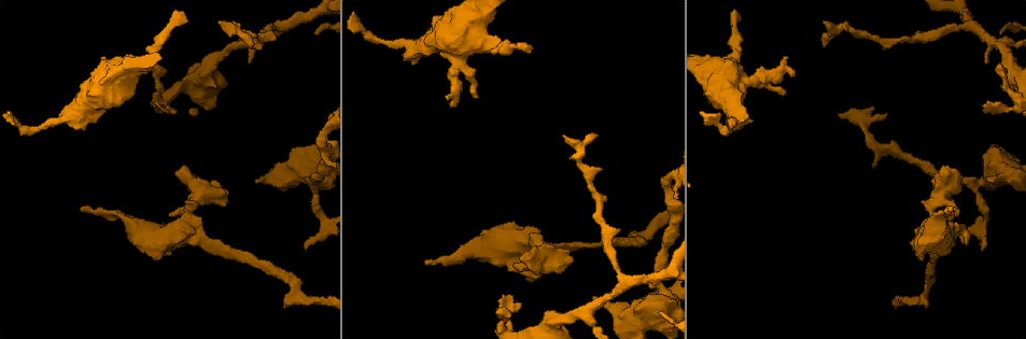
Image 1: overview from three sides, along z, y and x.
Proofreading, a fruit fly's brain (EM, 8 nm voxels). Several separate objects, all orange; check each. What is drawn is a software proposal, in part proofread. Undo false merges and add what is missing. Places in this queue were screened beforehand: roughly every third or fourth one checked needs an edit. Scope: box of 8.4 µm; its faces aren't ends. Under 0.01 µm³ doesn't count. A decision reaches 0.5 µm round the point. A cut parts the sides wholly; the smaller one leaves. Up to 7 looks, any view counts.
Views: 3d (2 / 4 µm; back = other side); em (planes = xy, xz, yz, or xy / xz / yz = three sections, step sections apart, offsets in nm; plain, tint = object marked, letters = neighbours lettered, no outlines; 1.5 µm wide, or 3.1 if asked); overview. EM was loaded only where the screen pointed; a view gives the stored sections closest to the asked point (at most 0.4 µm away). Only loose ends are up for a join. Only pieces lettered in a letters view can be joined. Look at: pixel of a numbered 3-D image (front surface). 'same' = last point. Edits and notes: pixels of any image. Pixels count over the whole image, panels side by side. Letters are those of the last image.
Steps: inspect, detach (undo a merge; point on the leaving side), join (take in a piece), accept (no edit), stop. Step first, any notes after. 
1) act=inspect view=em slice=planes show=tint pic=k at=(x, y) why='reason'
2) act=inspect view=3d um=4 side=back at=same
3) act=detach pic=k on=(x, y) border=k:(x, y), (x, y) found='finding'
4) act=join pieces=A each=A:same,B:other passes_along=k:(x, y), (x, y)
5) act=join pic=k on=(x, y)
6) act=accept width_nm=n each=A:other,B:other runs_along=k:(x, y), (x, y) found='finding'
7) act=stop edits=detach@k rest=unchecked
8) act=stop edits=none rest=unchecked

act=inspect view=3d um=4 side=back pic=1 at=(599, 135) why='an open end'

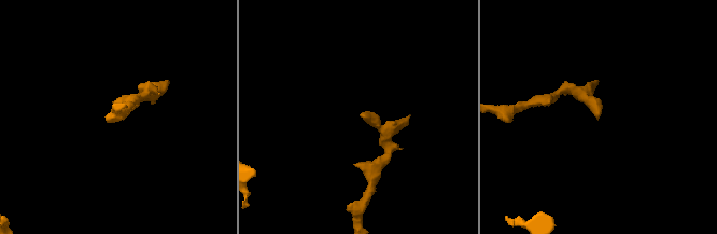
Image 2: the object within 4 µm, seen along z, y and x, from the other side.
act=inspect view=em slice=planes show=letters pic=2 at=(363, 114) why='need the tissue'

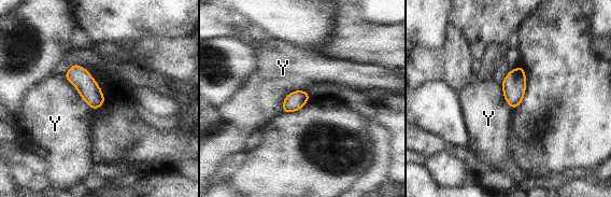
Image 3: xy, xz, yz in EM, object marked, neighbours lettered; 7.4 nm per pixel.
act=accept width_nm=140 each=Y:other border=3:(62, 75), (93, 109), (102, 106) found='no lettered piece goes on from it'

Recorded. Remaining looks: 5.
act=inspect view=em slice=yz step=4 show=letters pic=1 at=(648, 293) why='thin end'

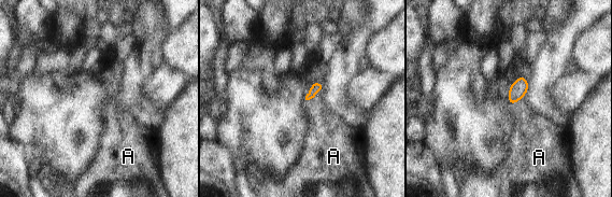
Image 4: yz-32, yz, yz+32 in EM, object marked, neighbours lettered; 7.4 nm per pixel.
act=join pieces=A each=A:same passes_along=4:(316, 86), (314, 96), (325, 127) found='the cell continues'

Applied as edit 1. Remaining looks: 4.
act=inspect view=overview

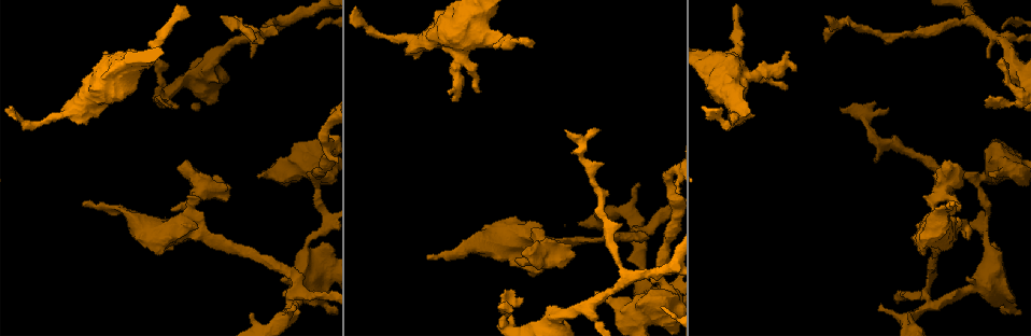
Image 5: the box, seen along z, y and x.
act=inspect view=3d um=2 pic=5 at=(952, 204)

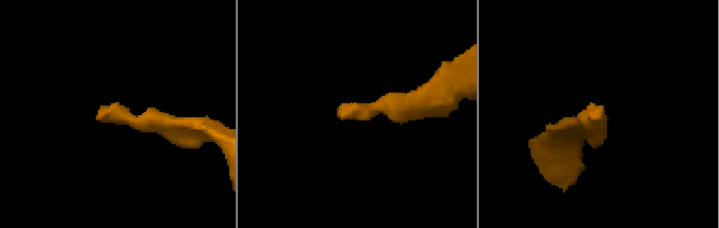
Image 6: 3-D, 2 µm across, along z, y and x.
act=inspect view=em slice=planes show=letters pic=6 at=(593, 118) why='need the tissue'

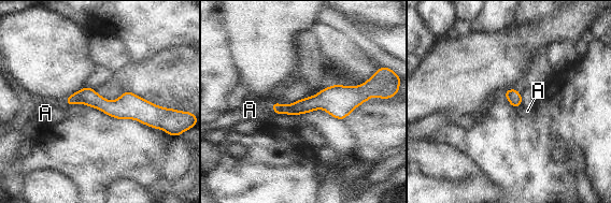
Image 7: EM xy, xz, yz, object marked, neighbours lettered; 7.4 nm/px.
act=accept width_nm=170 each=A:other runs_along=7:(373, 91), (296, 109), (274, 105) found='no lettered piece goes on from it'

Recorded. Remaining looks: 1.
act=stop edits=join@4 rest=unchecked

